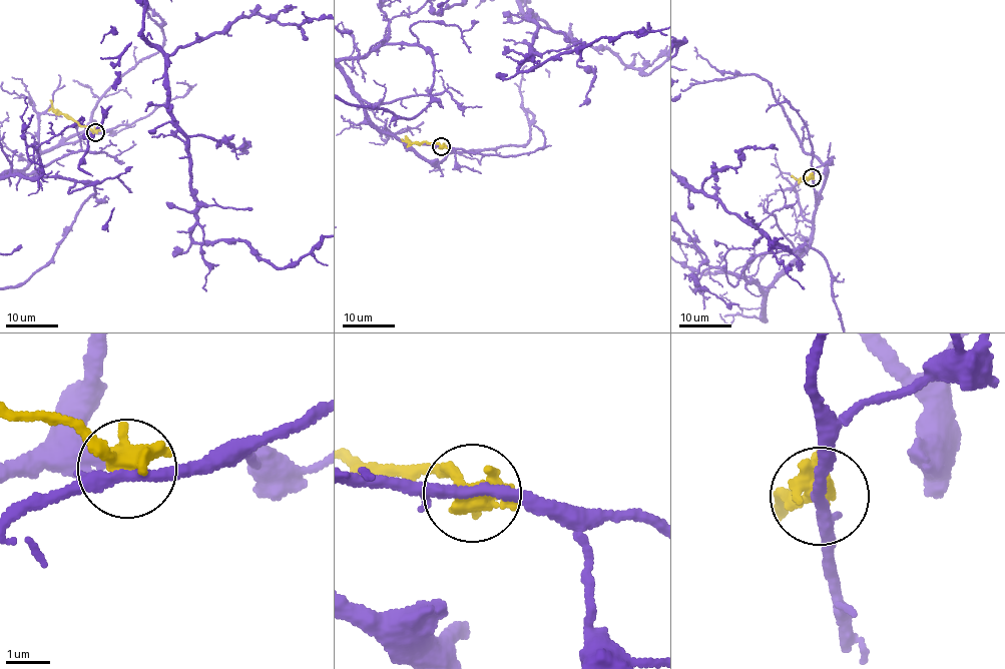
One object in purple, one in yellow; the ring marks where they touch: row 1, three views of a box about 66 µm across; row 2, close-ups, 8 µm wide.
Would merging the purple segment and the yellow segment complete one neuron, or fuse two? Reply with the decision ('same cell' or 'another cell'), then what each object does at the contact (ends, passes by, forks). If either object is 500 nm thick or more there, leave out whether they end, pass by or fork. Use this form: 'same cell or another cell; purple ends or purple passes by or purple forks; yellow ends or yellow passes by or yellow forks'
another cell

